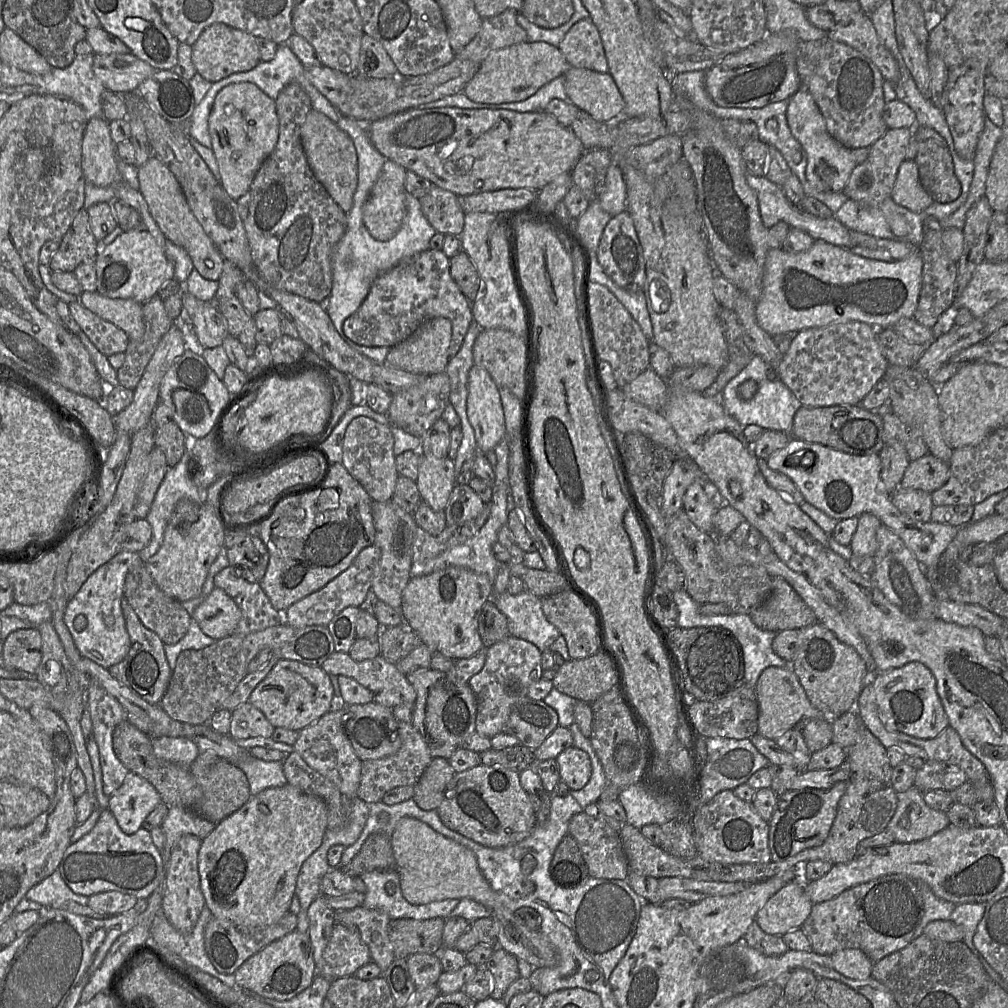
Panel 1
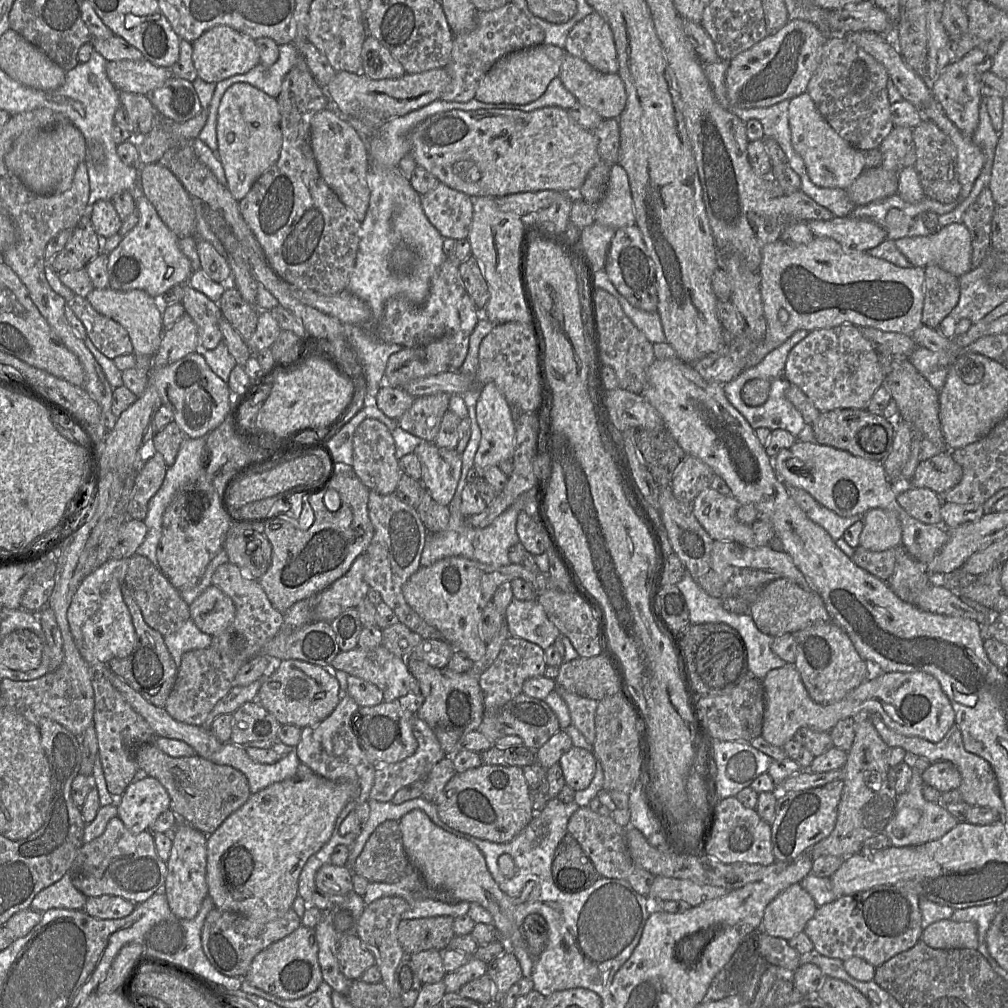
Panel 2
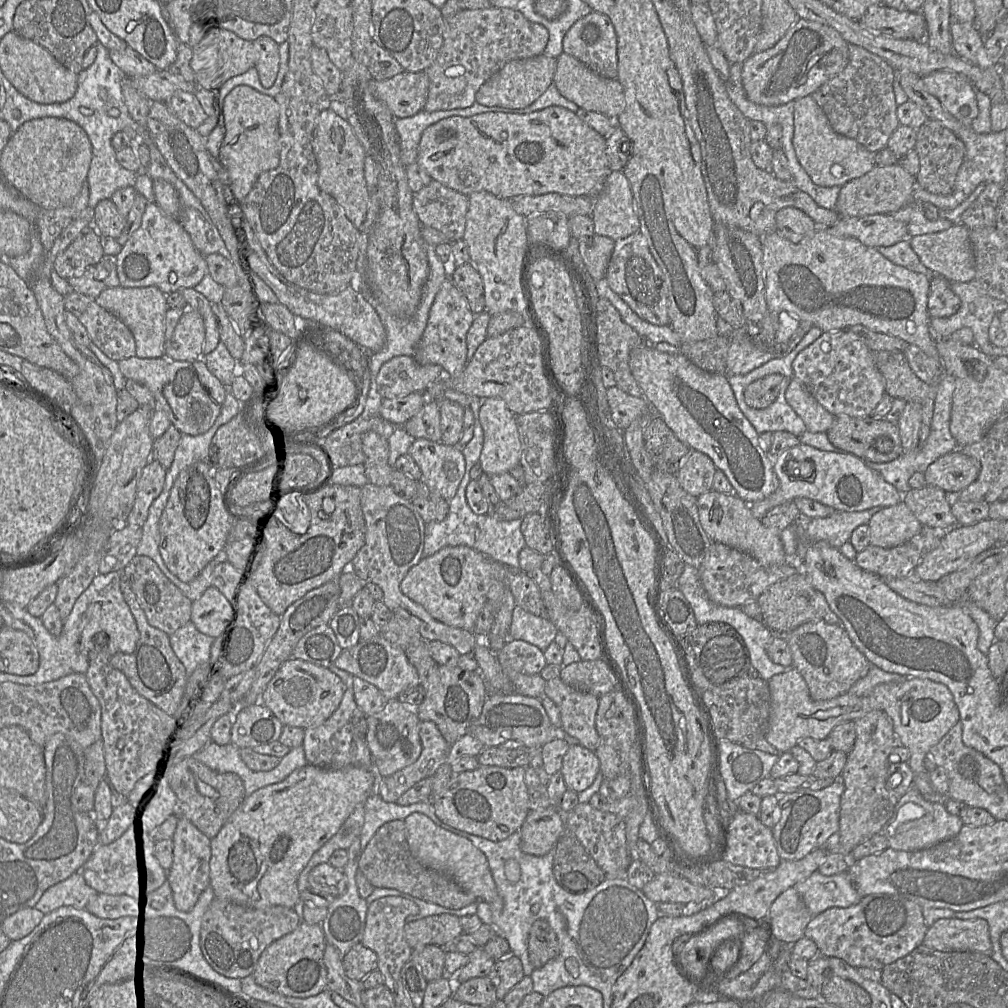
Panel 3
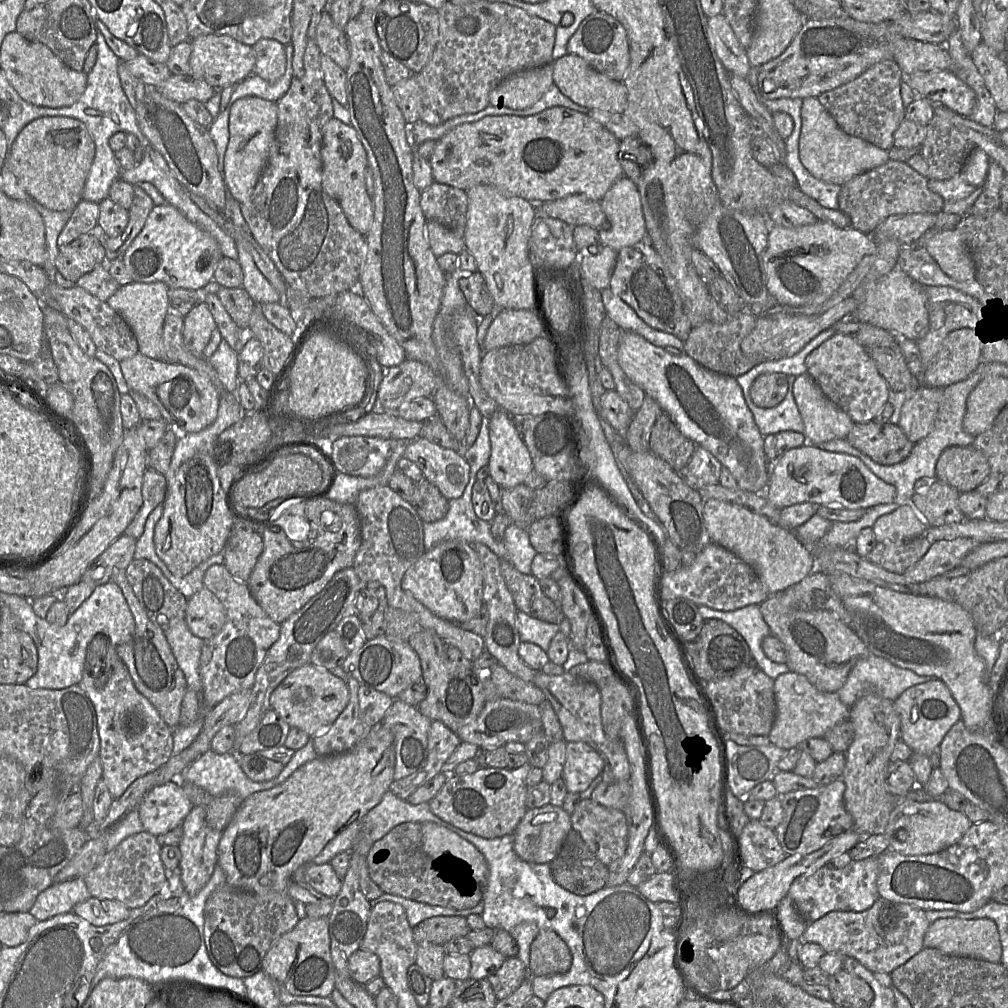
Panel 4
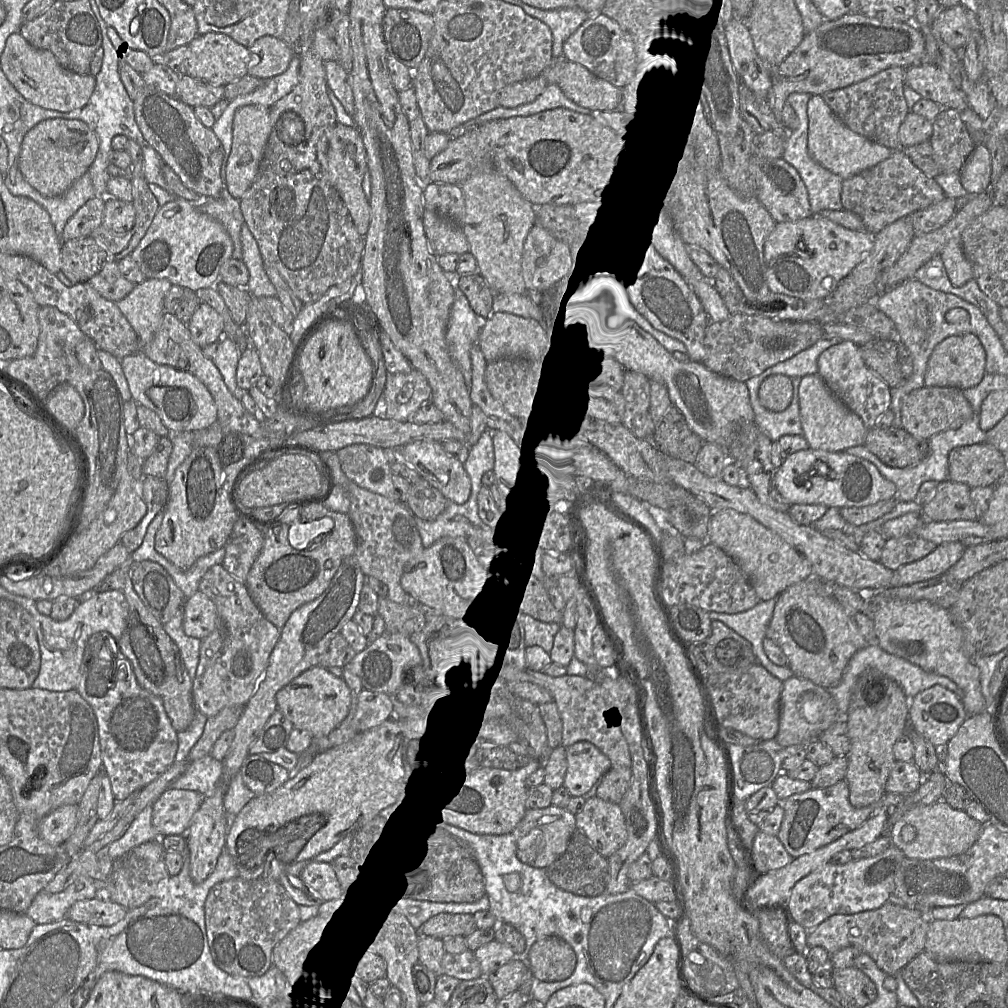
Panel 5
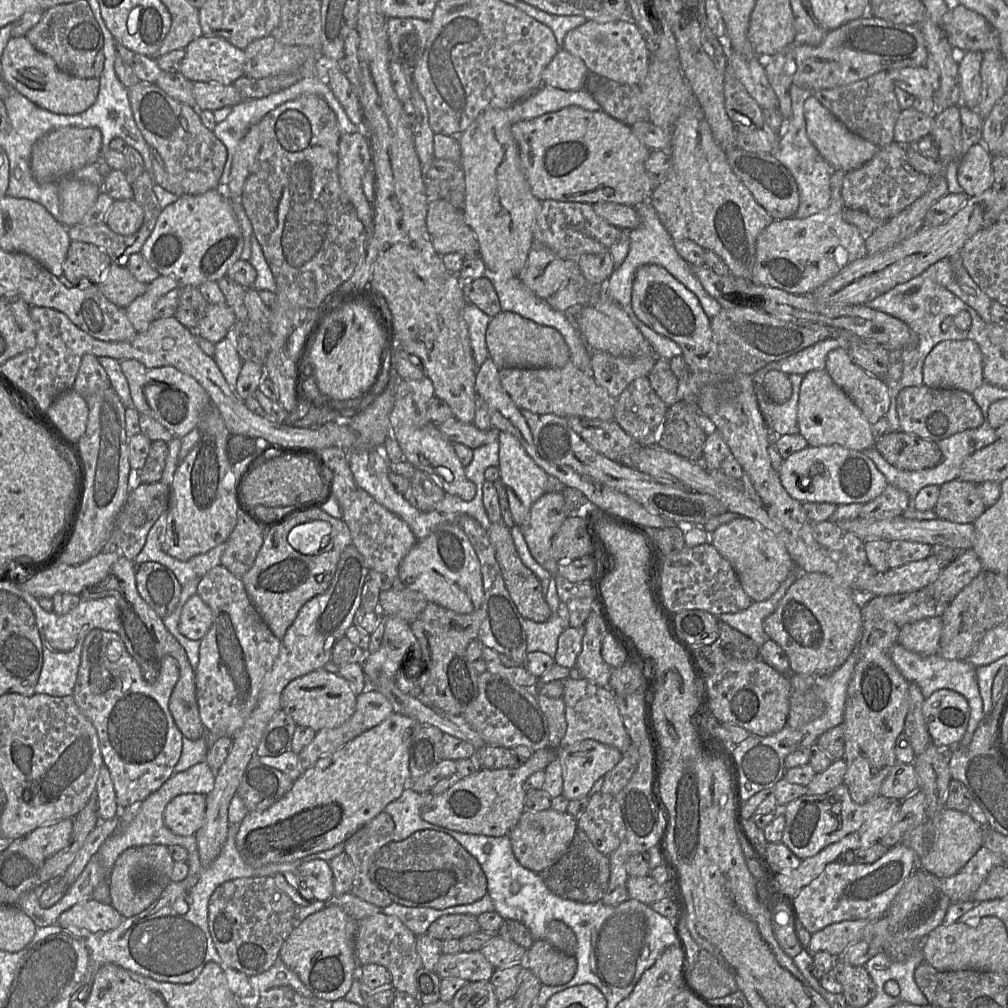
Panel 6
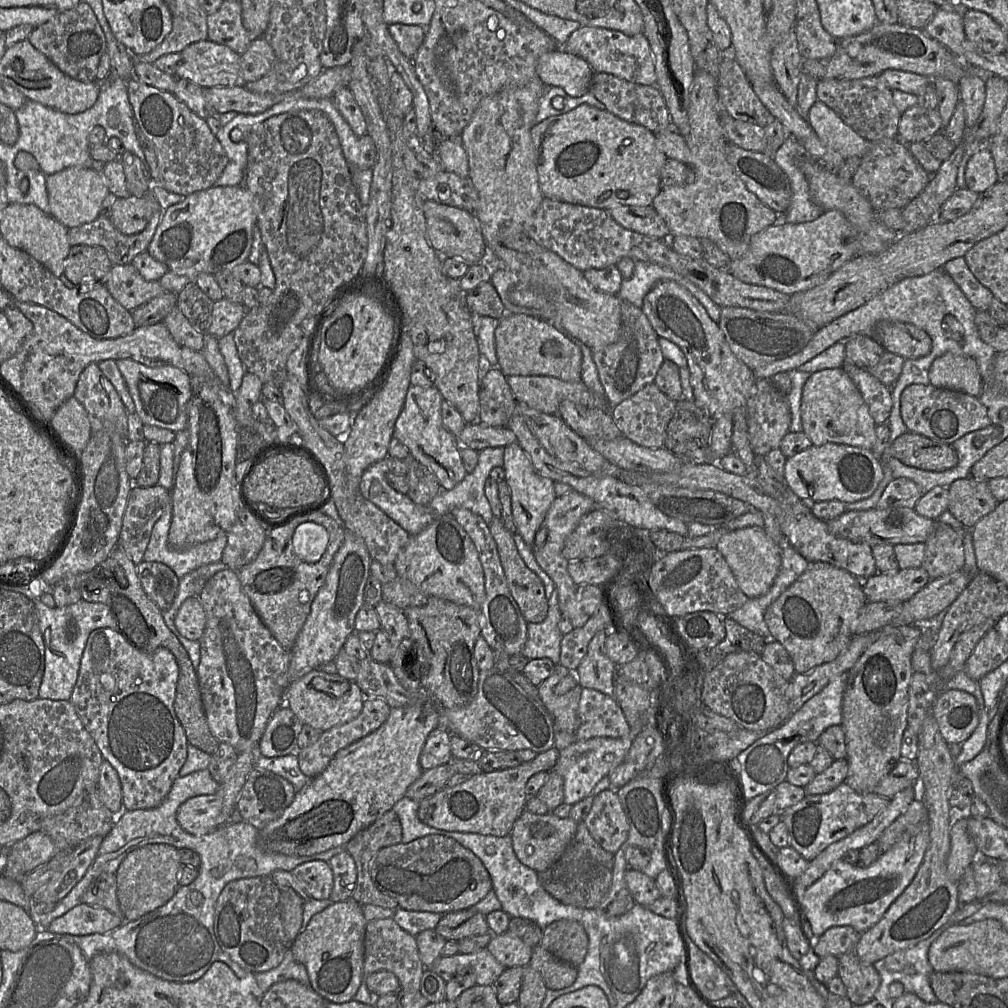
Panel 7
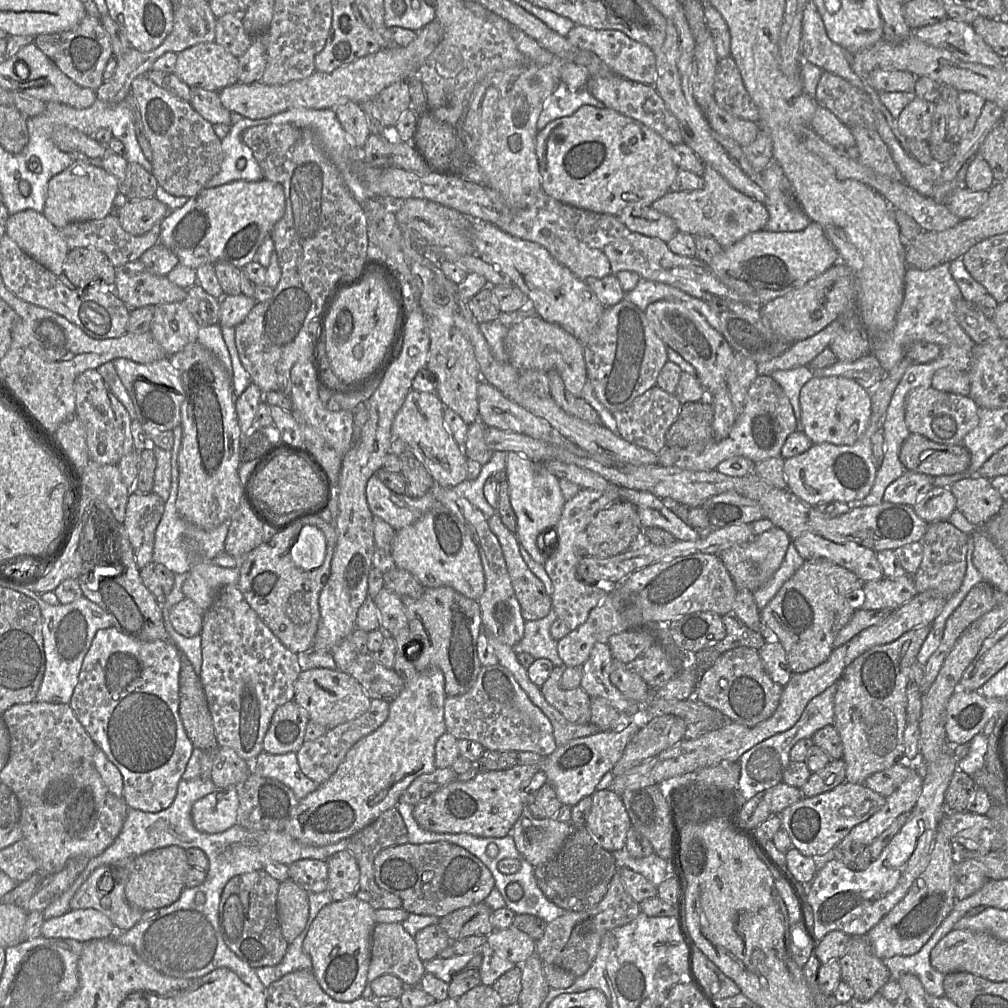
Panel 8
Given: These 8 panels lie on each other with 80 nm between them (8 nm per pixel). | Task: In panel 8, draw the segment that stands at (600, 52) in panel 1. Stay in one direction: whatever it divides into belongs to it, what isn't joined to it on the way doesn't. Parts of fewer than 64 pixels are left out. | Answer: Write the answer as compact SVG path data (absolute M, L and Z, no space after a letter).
M575 25L566 36L576 47L595 53L615 75L627 80L655 87L657 69L654 52L621 31L603 30Z

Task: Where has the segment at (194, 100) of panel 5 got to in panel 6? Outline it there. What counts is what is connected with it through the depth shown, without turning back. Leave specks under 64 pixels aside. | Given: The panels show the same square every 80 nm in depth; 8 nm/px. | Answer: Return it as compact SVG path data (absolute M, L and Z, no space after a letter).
M193 82L193 95L198 111L233 107L245 100L233 84Z

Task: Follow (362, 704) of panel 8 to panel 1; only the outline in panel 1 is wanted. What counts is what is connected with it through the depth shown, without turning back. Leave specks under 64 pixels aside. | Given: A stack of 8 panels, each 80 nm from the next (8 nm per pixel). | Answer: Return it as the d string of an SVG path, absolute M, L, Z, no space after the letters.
M281 659L257 685L248 702L259 709L275 728L300 731L331 710L333 696L330 676L320 666Z

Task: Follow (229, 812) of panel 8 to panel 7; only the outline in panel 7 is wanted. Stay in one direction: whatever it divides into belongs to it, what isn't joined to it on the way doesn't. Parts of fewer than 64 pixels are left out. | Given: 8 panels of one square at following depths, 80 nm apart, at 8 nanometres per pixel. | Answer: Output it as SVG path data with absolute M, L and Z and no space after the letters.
M215 794L199 795L186 800L177 811L177 821L186 832L194 835L208 834L225 824L221 814L222 800Z

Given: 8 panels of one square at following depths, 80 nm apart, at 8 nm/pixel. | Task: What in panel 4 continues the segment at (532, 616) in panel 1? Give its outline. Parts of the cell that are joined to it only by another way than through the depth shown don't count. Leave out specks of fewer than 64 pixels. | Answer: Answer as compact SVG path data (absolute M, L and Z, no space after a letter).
M519 610L516 615L516 627L521 642L534 643L545 652L548 651L551 640L560 630L559 624L533 618Z

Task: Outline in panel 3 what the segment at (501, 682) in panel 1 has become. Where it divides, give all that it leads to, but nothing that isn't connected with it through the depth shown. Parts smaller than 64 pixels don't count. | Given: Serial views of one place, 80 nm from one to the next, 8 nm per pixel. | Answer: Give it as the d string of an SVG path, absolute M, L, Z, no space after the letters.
M512 639L504 645L496 656L504 673L511 679L511 681L514 681L514 676L519 673L529 675L539 674L547 665L544 652L537 646L523 640Z

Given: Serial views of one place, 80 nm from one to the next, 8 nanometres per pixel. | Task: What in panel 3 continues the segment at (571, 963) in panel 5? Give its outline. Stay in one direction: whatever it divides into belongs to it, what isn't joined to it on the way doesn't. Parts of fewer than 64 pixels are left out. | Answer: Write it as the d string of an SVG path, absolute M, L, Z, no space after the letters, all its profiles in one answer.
M544 919L536 920L529 931L528 955L535 969L543 967L560 953L557 934Z

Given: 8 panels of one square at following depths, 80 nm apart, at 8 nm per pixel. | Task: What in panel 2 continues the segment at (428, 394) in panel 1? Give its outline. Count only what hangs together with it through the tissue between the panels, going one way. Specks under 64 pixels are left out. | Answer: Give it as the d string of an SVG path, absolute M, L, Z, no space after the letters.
M439 393L415 398L412 406L397 420L398 426L424 441L433 442L448 410L449 397L447 393Z

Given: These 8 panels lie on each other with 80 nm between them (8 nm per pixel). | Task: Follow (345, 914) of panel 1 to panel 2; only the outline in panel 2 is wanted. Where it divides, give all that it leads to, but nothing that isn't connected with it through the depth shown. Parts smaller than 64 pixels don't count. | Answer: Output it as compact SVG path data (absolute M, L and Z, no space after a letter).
M383 897L365 906L358 923L356 936L365 944L375 958L375 965L381 973L381 982L394 998L394 974L405 953L397 940L397 927L408 903L401 897Z

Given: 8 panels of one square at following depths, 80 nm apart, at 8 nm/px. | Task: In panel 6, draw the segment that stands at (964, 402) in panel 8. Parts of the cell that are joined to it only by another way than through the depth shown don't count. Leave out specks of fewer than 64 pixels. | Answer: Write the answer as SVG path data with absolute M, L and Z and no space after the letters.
M924 384L906 387L899 393L897 412L903 432L933 441L979 427L985 421L984 414L970 393L960 389L931 388Z

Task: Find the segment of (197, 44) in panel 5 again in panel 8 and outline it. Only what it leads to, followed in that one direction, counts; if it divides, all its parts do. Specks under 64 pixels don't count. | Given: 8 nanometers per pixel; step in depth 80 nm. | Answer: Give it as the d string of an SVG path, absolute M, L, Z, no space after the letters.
M214 41L198 43L177 53L173 74L190 87L220 91L238 83L238 57Z

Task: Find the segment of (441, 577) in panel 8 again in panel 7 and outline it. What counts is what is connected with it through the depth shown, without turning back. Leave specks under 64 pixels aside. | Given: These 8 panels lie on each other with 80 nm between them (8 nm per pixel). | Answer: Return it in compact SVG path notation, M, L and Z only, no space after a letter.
M451 513L411 536L399 551L394 567L399 578L408 580L428 597L438 597L473 609L480 609L485 600L484 572L478 551Z

